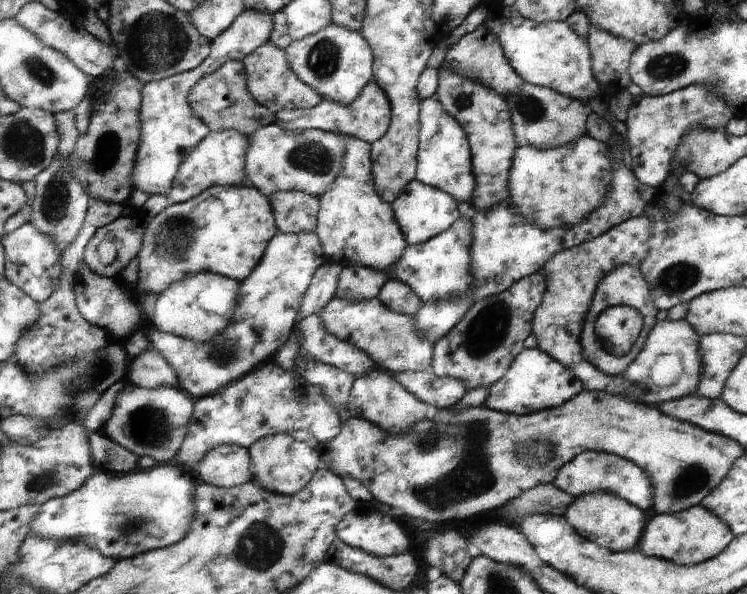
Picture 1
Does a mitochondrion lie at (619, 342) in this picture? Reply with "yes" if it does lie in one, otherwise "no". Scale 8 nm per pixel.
yes

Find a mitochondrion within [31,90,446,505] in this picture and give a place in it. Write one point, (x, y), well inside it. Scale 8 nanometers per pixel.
(95, 373)

